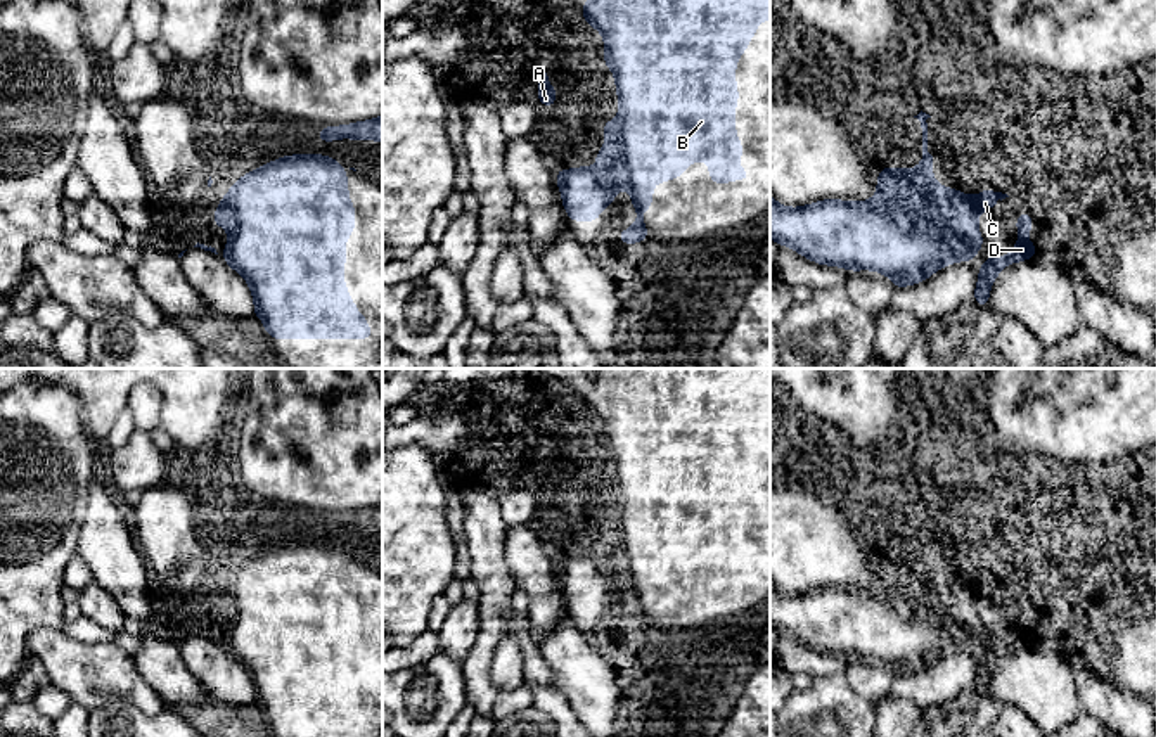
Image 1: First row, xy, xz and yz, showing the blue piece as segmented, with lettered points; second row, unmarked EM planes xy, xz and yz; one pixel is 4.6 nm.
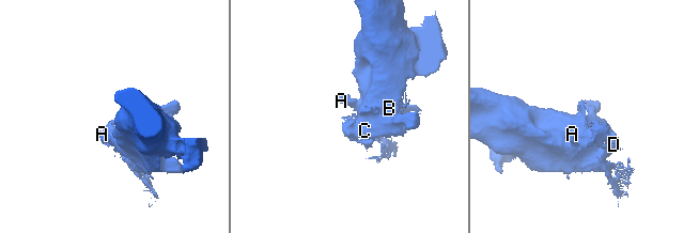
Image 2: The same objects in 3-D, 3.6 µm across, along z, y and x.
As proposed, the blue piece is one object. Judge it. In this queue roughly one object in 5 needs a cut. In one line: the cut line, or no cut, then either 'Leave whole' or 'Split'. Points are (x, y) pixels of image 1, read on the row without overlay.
Split along yz (938, 575), (961, 587), (964, 616), (959, 623), (975, 639). Split

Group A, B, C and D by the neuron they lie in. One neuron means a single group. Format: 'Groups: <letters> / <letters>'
Groups: A B D / C

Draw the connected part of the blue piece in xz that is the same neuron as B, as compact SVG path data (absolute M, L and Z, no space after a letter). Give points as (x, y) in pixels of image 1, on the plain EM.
M592 368L594 381L580 396L590 415L604 424L604 448L613 460L620 500L614 510L602 509L602 517L621 522L621 564L635 593L635 612L616 621L621 631L649 628L642 606L652 595L652 573L671 569L687 561L690 548L711 548L710 569L729 574L729 566L749 567L748 555L732 555L742 547L742 529L735 526L735 448L756 422L756 412L770 407L770 368Z

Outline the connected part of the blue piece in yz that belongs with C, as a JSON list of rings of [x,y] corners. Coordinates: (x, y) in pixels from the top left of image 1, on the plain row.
[[[940,574],[941,580],[948,583],[959,583],[962,586],[962,600],[966,604],[966,618],[960,619],[960,626],[971,633],[971,637],[981,637],[985,633],[985,626],[978,618],[978,600],[990,599],[995,590],[1009,585],[1007,581],[995,580],[992,576],[981,578],[976,585],[969,585],[960,578],[950,574]]]

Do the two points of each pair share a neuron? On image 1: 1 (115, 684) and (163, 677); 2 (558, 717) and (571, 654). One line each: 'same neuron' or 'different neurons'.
1: different neurons
2: different neurons

